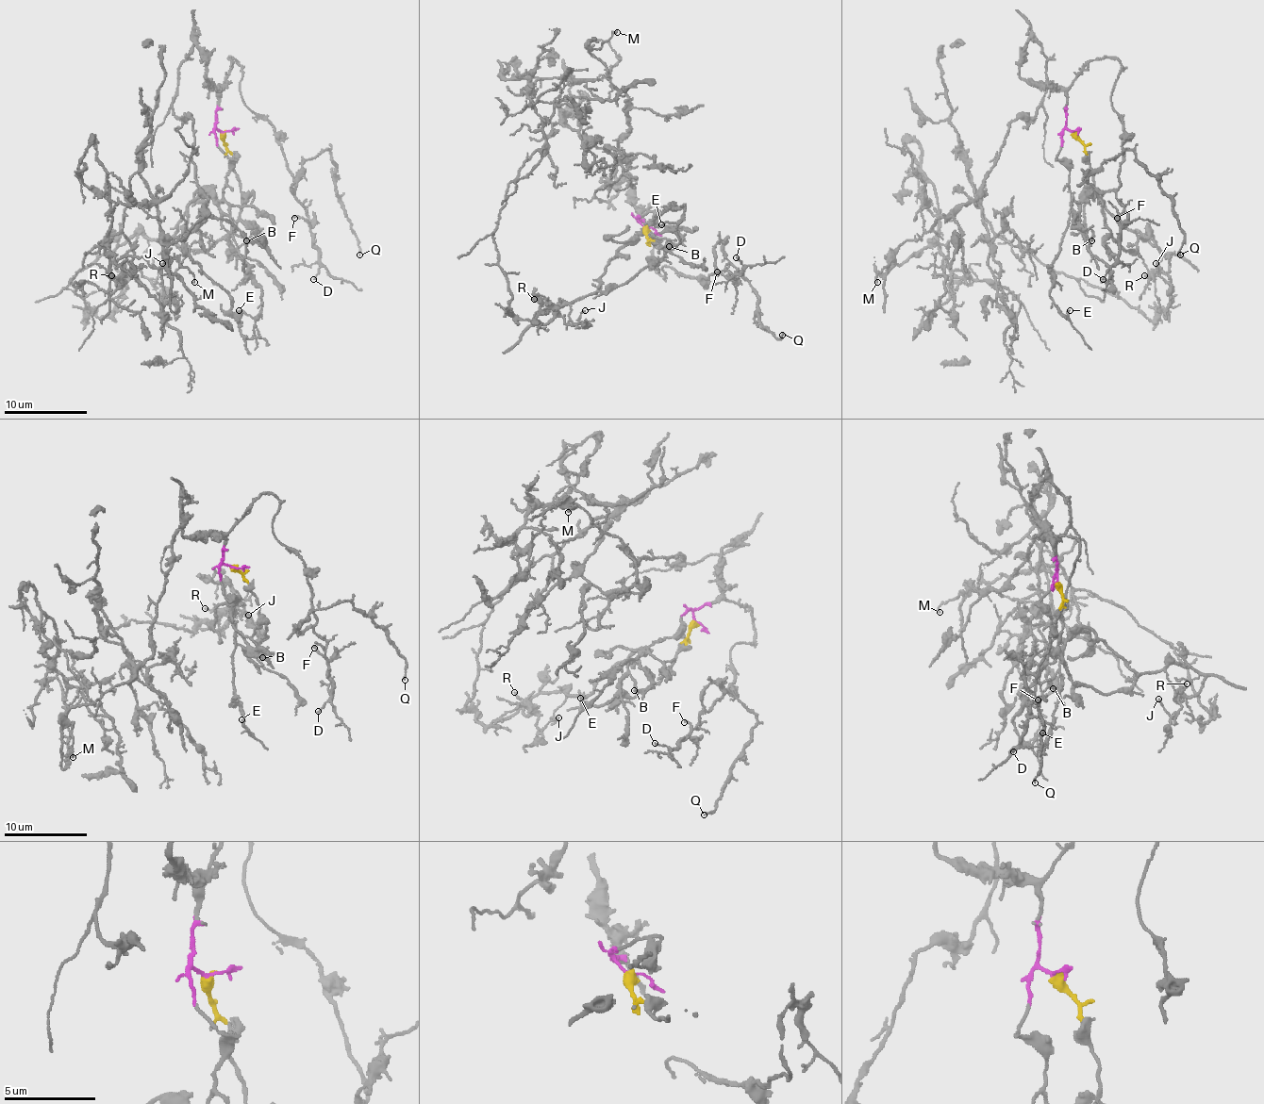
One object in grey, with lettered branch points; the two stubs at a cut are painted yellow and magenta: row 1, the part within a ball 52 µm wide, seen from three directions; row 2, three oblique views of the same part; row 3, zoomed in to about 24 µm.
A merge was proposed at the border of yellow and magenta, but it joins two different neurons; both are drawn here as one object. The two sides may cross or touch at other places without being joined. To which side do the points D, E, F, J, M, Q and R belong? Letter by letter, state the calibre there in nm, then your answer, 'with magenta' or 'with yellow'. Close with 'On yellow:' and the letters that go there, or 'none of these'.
D: 120 nm | with magenta
E: 140 nm | with magenta
F: 160 nm | with magenta
J: 120 nm | with yellow
M: 130 nm | with magenta
Q: 140 nm | with magenta
R: 140 nm | with yellow
On yellow: J, R

